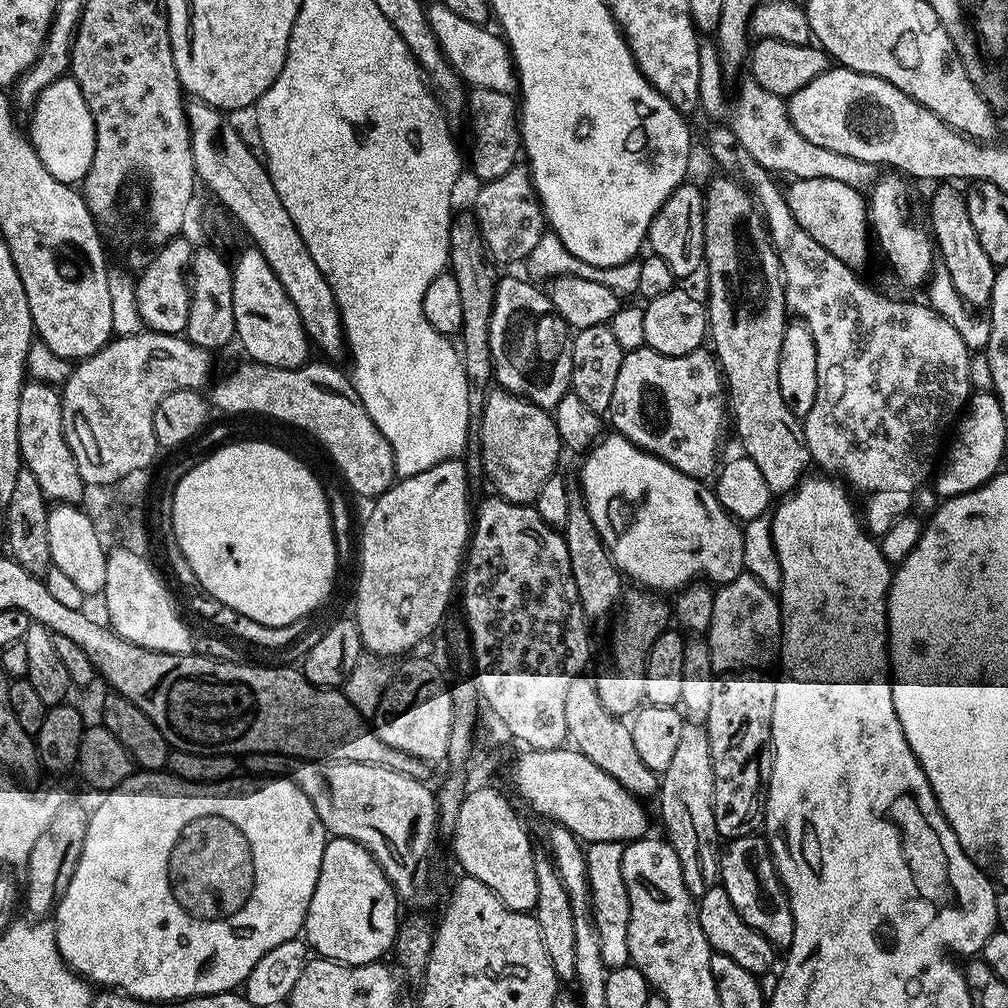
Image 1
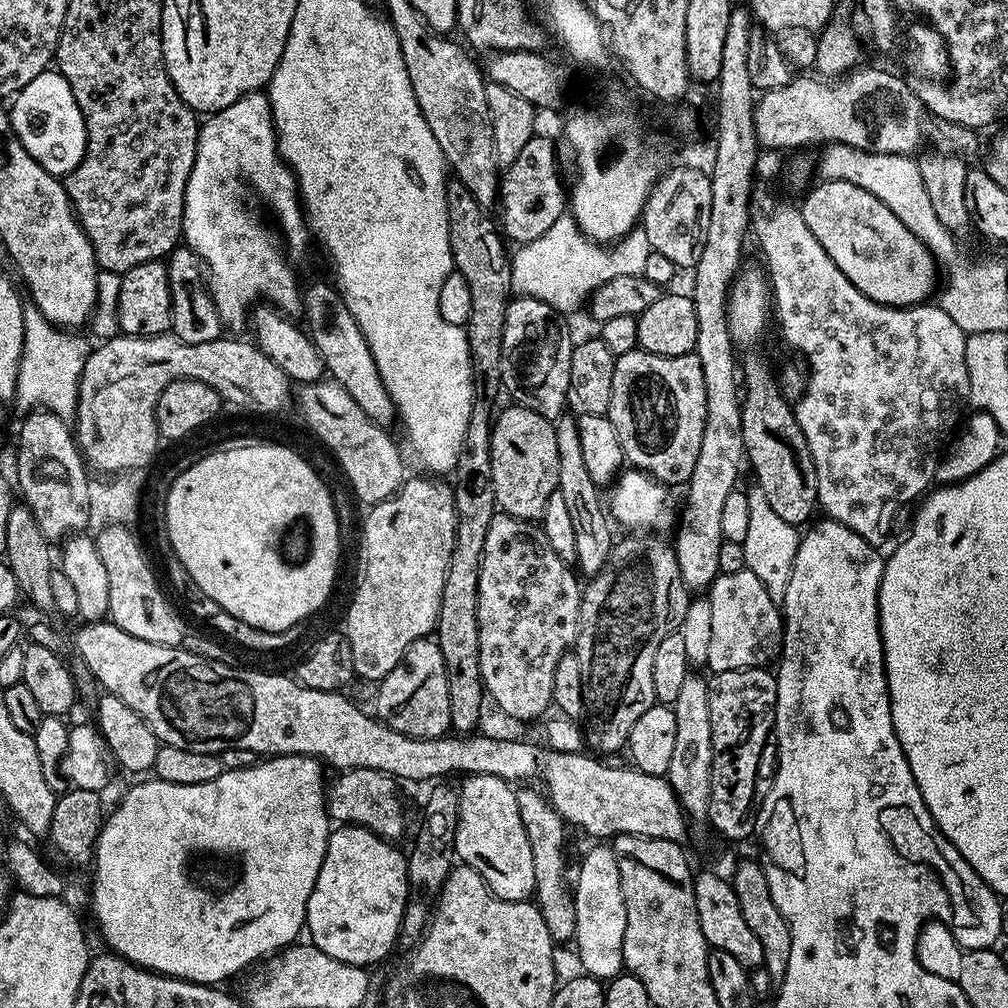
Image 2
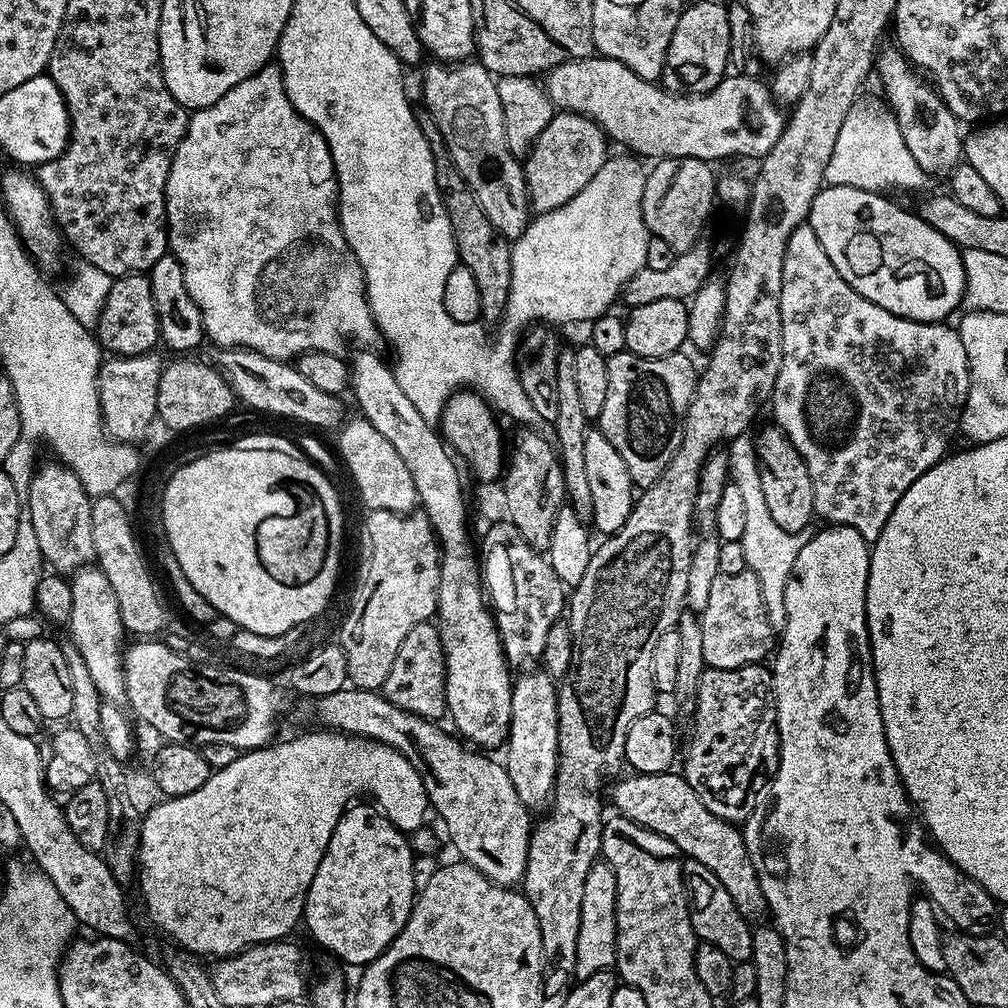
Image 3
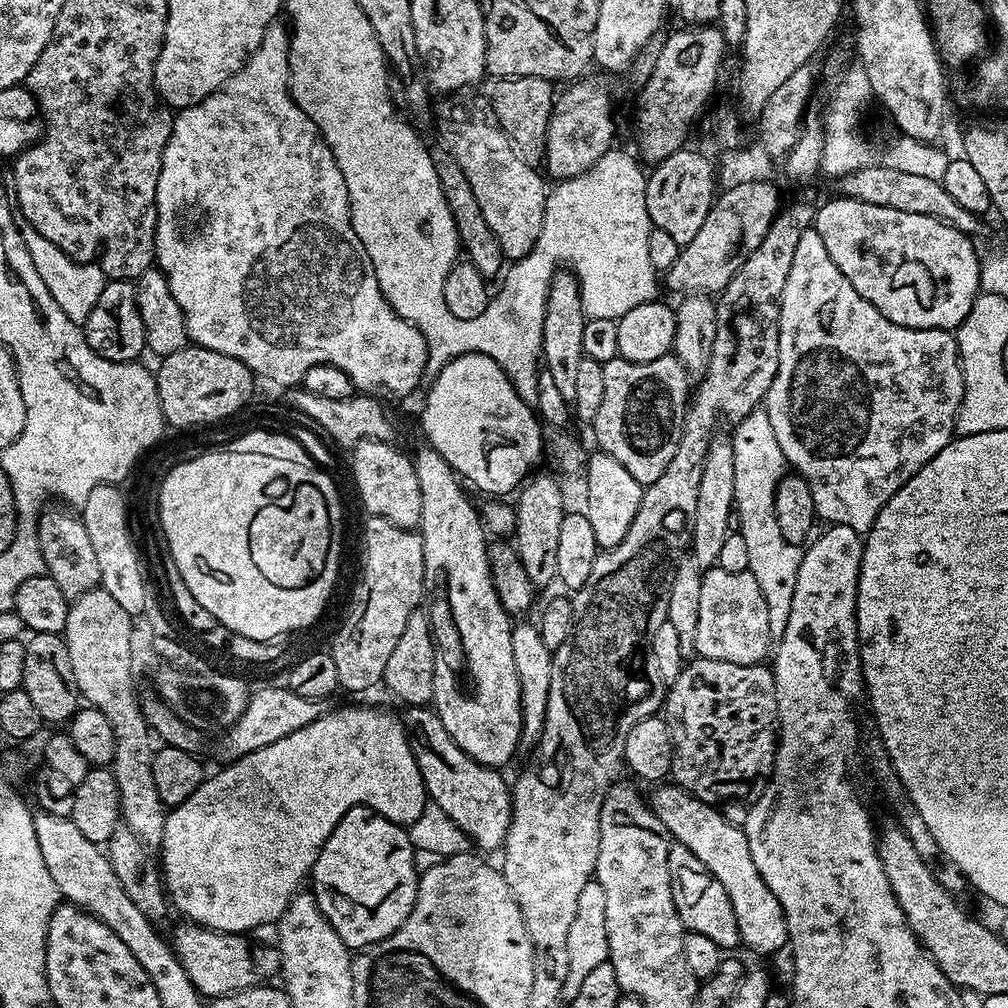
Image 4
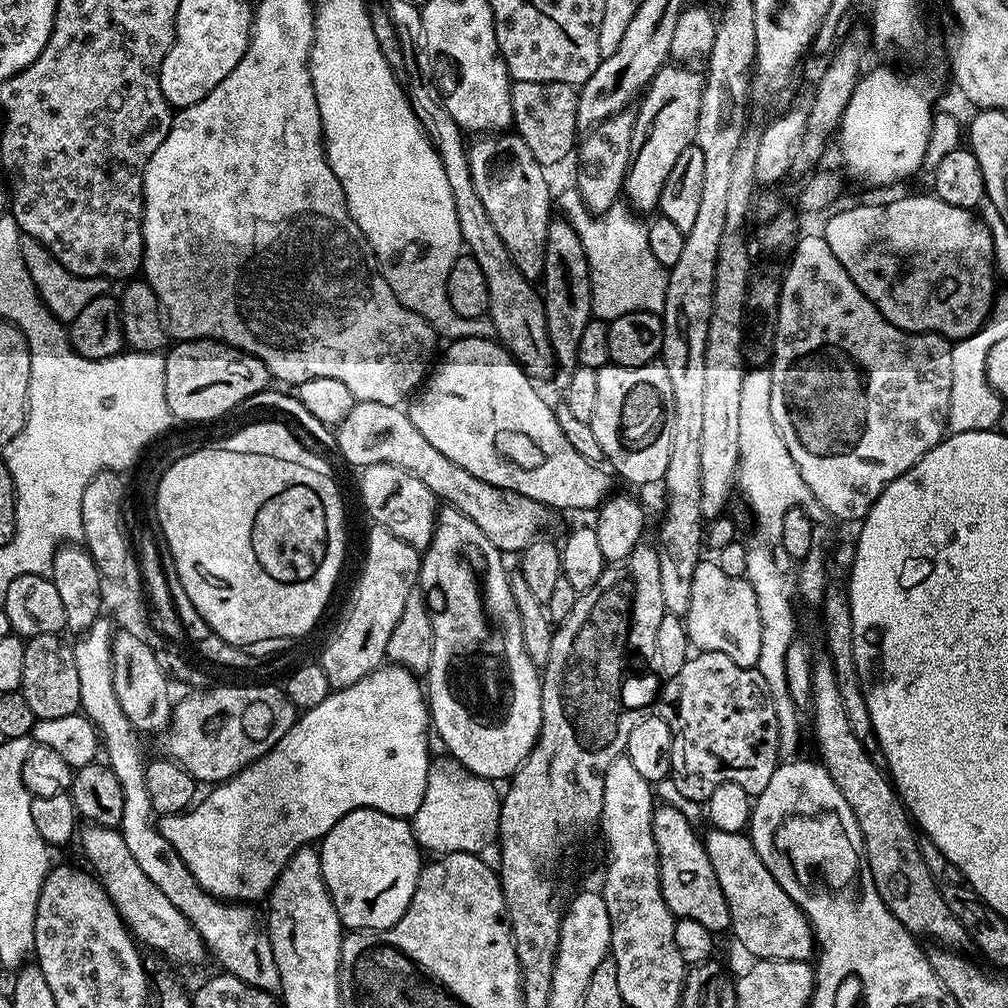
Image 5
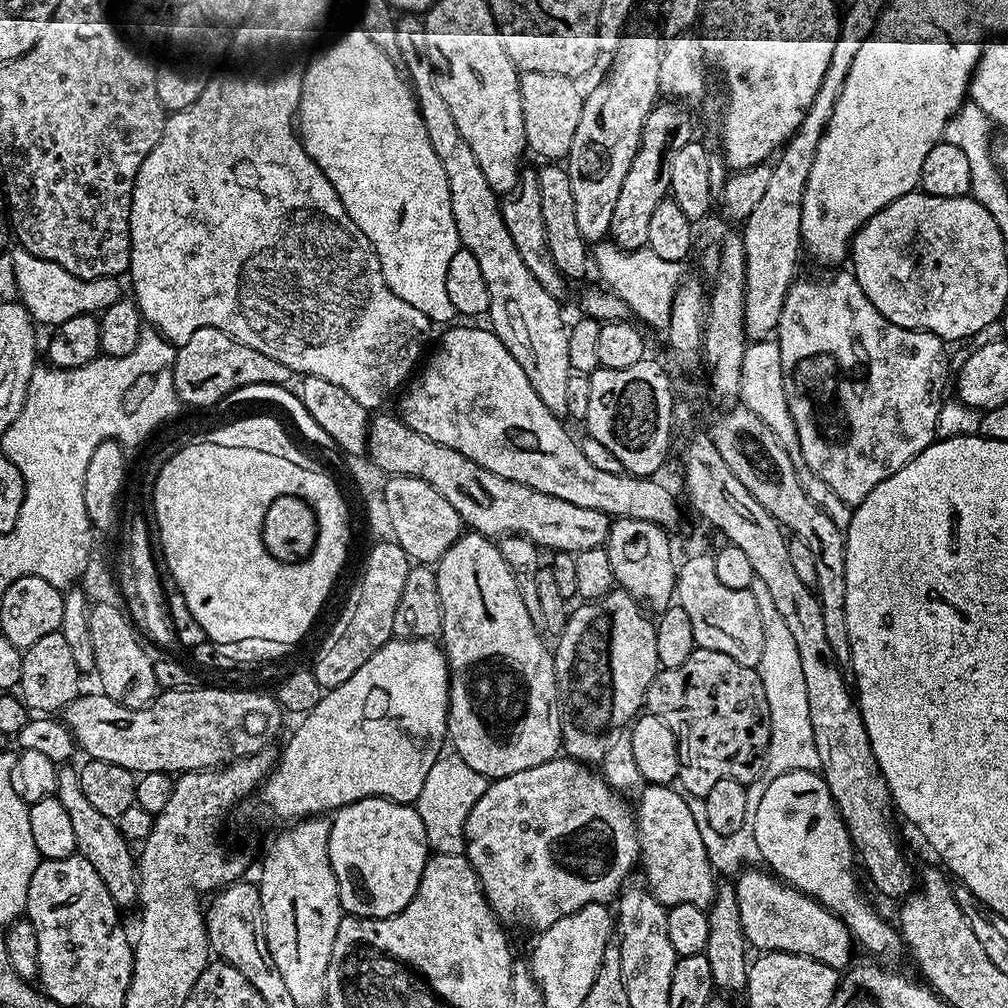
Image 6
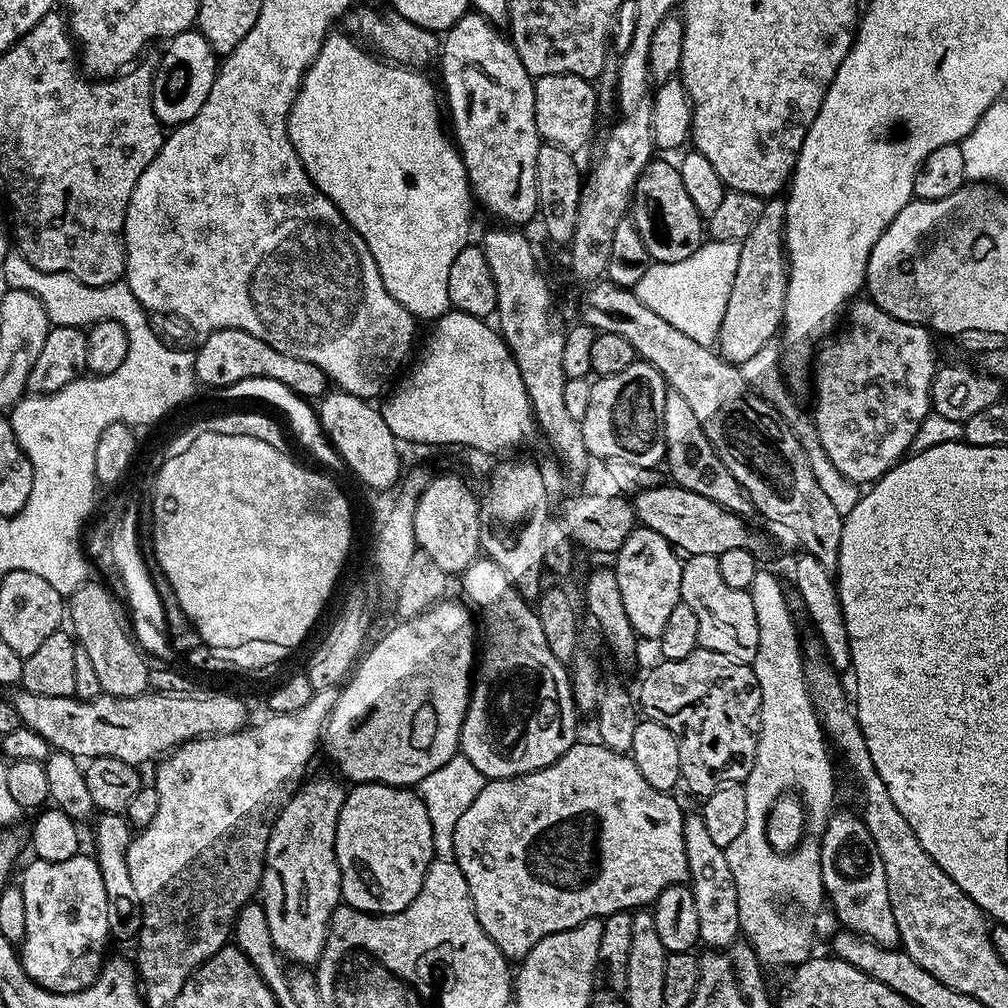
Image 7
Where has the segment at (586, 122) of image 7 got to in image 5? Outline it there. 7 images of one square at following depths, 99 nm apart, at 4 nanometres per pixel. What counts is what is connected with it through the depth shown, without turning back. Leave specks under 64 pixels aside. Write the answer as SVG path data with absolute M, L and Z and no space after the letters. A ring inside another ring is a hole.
M515 81L512 85L512 122L515 135L520 136L526 146L530 146L530 154L540 164L551 166L560 164L564 159L573 155L578 144L578 129L576 115L578 114L577 89L571 84L562 82L522 82Z

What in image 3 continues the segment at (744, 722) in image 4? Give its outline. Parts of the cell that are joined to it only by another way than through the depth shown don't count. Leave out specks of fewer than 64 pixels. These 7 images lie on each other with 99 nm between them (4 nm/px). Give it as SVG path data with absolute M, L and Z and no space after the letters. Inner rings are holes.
M763 663L747 664L741 668L722 670L705 667L694 697L696 713L692 716L692 737L688 740L688 753L683 753L684 781L702 798L702 806L723 820L743 822L757 811L760 791L765 791L764 759L777 743L776 697L772 690L772 674Z

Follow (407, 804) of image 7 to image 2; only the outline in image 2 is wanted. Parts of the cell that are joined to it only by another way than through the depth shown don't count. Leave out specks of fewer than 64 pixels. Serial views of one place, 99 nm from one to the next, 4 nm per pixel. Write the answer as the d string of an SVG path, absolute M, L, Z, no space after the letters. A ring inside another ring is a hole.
M340 826L329 835L324 846L322 870L318 870L314 890L308 899L306 917L306 932L312 935L310 942L322 950L322 954L330 954L330 958L338 958L338 962L369 966L378 963L392 947L397 947L409 882L405 853L400 853L396 847L395 843L382 839L368 828Z

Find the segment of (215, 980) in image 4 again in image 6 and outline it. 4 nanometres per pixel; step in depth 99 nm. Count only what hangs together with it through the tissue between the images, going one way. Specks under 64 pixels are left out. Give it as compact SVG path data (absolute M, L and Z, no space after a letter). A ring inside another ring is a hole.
M64 766L59 769L55 798L62 802L66 815L70 817L77 853L84 856L86 862L94 866L94 870L98 870L98 878L106 882L106 890L110 890L110 898L114 898L116 905L121 909L128 908L131 904L133 907L138 900L138 860L133 849L132 852L128 849L128 840L116 825L119 823L113 817L94 810L82 790L80 774L75 767Z

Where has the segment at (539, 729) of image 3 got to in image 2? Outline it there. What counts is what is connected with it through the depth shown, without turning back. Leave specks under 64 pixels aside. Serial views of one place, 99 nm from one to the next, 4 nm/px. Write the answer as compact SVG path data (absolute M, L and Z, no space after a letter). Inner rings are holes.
M524 786L517 791L518 815L522 817L522 826L526 829L526 842L530 842L530 858L534 858L534 903L540 908L546 930L550 930L550 938L560 945L576 939L573 889L570 887L569 873L568 876L564 873L564 843L568 840L569 829L547 795L539 787L532 787L536 786Z

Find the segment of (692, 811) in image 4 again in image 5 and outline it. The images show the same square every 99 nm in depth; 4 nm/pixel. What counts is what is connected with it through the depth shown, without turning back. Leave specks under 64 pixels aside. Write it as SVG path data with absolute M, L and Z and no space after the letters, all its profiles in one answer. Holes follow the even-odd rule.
M712 828L709 836L703 837L704 849L710 858L710 866L714 866L714 874L718 878L718 886L726 898L726 906L730 910L732 926L731 935L736 935L736 940L749 952L749 957L758 960L806 960L811 961L818 945L816 937L812 935L812 927L804 917L804 911L798 907L782 890L782 886L766 870L758 850L754 850L751 835L743 831L726 833L724 830Z

